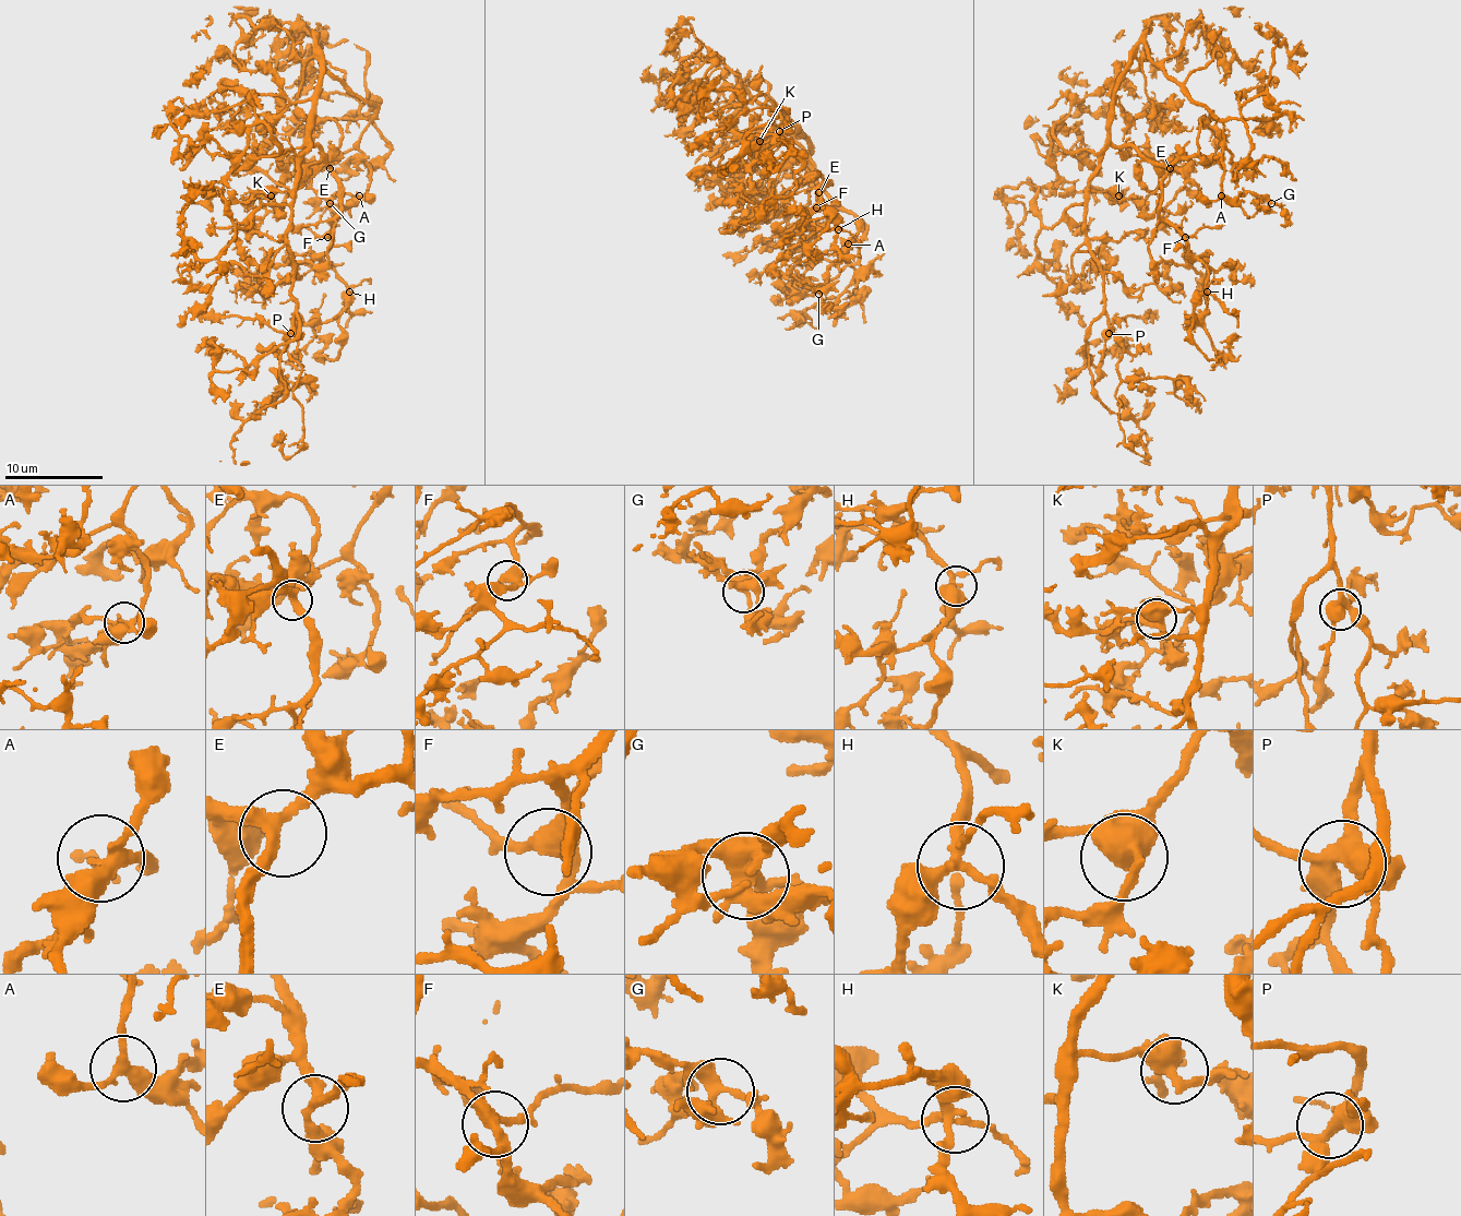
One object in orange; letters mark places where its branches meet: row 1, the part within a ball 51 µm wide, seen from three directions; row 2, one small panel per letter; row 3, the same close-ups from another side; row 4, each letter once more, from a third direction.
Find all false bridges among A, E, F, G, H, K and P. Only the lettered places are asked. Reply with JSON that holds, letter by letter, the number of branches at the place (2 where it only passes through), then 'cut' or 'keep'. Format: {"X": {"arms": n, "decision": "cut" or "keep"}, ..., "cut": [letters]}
{"A": {"arms": 3, "decision": "keep"}, "E": {"arms": 3, "decision": "keep"}, "F": {"arms": 3, "decision": "keep"}, "G": {"arms": 5, "decision": "keep"}, "H": {"arms": 4, "decision": "keep"}, "K": {"arms": 3, "decision": "keep"}, "P": {"arms": 5, "decision": "keep"}, "cut": []}

